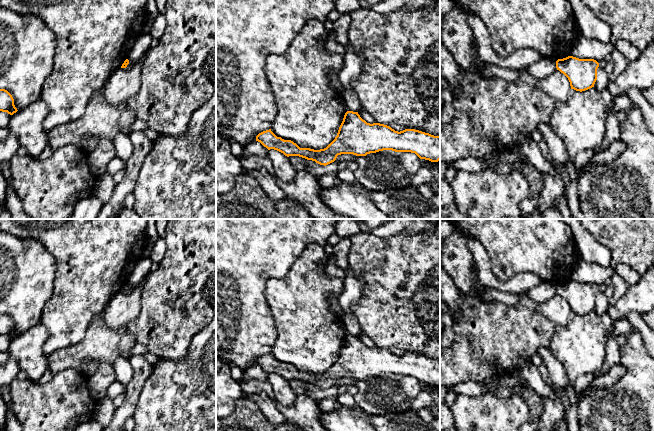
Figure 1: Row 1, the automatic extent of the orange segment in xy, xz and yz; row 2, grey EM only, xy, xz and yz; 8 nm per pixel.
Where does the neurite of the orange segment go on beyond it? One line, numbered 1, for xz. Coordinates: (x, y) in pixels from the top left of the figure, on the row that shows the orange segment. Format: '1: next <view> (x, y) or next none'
1: next none

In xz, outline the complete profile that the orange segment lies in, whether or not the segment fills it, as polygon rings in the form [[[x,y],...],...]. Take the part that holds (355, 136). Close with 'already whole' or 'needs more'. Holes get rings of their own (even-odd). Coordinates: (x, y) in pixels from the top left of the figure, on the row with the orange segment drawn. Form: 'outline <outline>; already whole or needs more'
outline [[[347,111],[335,139],[324,149],[300,148],[291,140],[277,137],[271,129],[256,136],[268,150],[274,149],[285,156],[299,156],[320,165],[334,162],[338,155],[366,156],[383,150],[415,153],[420,159],[440,160],[440,136],[415,129],[395,131],[380,123],[367,123],[358,112]]]; already whole

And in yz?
outline [[[568,56],[556,61],[556,68],[569,80],[571,89],[585,91],[592,87],[597,80],[599,63],[594,59],[579,59]]]; already whole

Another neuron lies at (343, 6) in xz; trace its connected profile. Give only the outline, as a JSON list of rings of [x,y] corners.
[[[336,0],[335,4],[340,15],[351,13],[361,8],[359,0]]]

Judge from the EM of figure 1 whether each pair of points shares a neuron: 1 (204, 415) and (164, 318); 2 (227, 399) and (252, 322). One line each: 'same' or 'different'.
1: different
2: different

